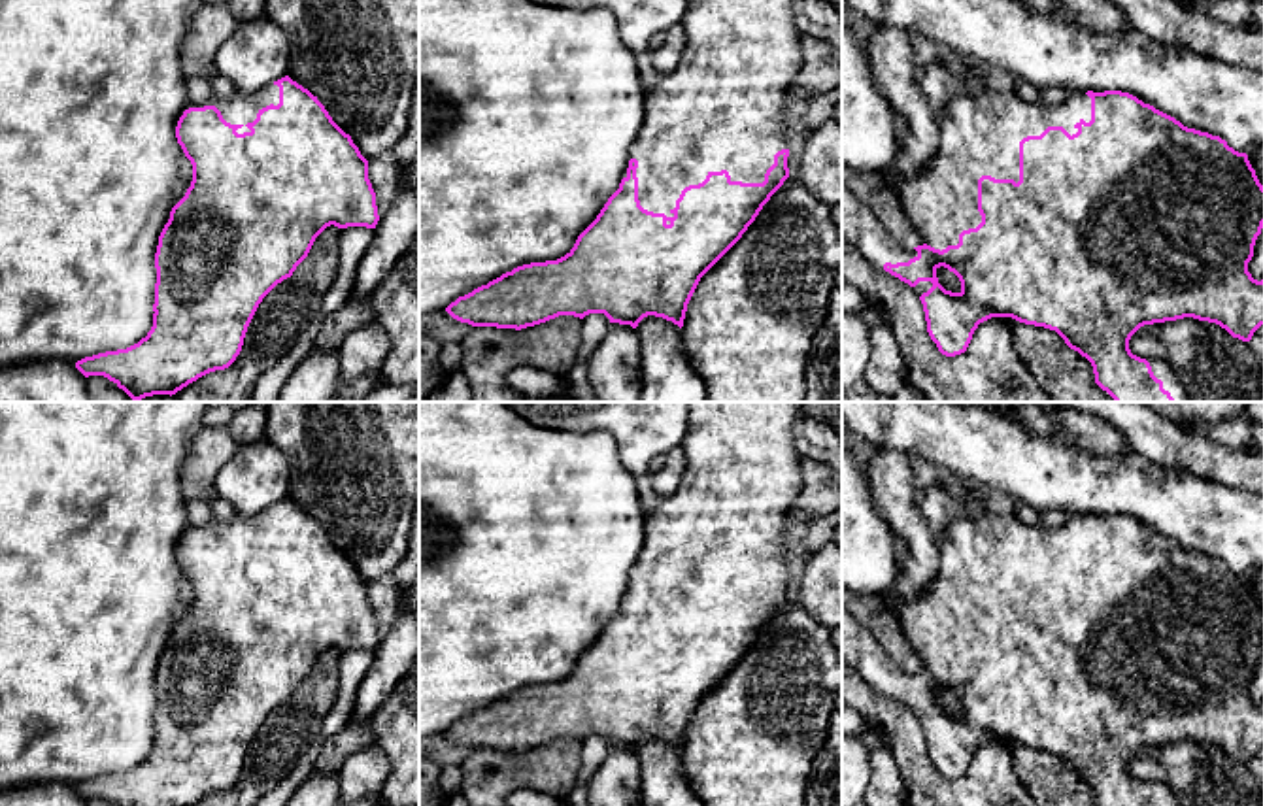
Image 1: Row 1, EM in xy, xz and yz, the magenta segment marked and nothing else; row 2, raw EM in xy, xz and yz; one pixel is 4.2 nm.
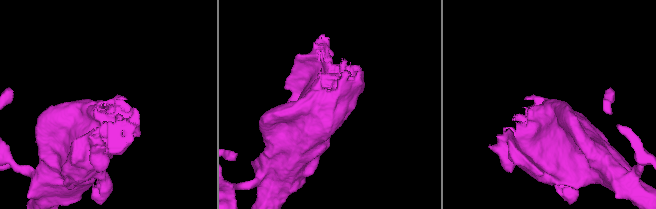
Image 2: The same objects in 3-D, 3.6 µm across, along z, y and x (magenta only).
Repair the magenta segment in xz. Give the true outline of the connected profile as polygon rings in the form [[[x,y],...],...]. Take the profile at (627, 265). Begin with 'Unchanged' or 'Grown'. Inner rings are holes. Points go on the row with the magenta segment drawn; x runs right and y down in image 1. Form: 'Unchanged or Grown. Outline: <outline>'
Grown. Outline: [[[687,0],[685,49],[680,62],[644,92],[644,123],[629,151],[619,189],[597,219],[557,260],[530,262],[459,296],[446,311],[472,327],[527,328],[559,315],[583,319],[604,313],[632,328],[648,317],[683,327],[700,277],[742,238],[763,206],[789,177],[785,140],[787,96],[800,64],[802,32],[795,25],[799,0]]]

